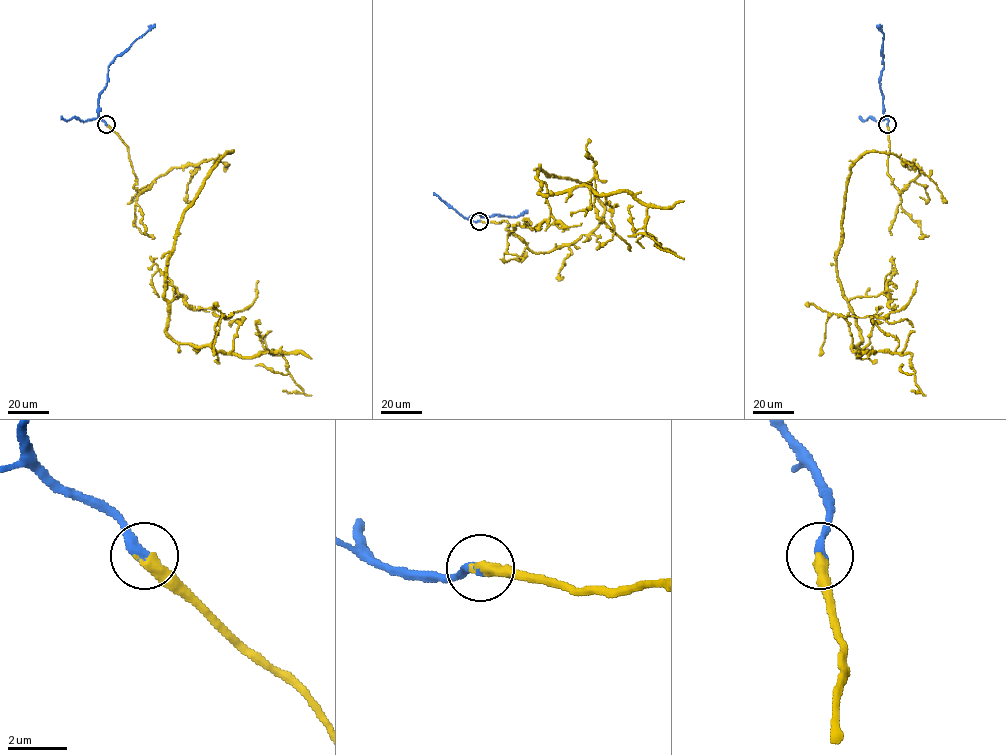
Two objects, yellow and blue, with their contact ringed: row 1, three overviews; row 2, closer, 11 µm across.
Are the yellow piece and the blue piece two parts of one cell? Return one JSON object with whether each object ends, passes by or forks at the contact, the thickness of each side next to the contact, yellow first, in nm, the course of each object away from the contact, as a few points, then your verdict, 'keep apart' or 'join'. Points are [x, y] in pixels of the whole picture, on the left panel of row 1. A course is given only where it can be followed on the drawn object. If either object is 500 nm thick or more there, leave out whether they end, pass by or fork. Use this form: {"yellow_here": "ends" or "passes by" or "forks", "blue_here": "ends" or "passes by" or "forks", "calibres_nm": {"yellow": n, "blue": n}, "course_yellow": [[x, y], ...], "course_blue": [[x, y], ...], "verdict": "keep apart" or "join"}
{"yellow_here": "ends", "blue_here": "ends", "calibres_nm": {"yellow": 400, "blue": 380}, "course_yellow": [[106, 124], [140, 191], [232, 151], [178, 226], [166, 332], [228, 354], [283, 353], [303, 392], [282, 390]], "course_blue": [[106, 124], [98, 115], [98, 98], [107, 81], [109, 65], [155, 25]], "verdict": "join"}

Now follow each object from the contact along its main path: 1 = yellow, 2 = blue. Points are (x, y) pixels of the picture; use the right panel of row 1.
1: (887, 124), (892, 183), (919, 174), (877, 151), (851, 167), (837, 280), (853, 350), (910, 353), (911, 390)
2: (887, 124), (880, 86), (883, 34), (877, 25)

